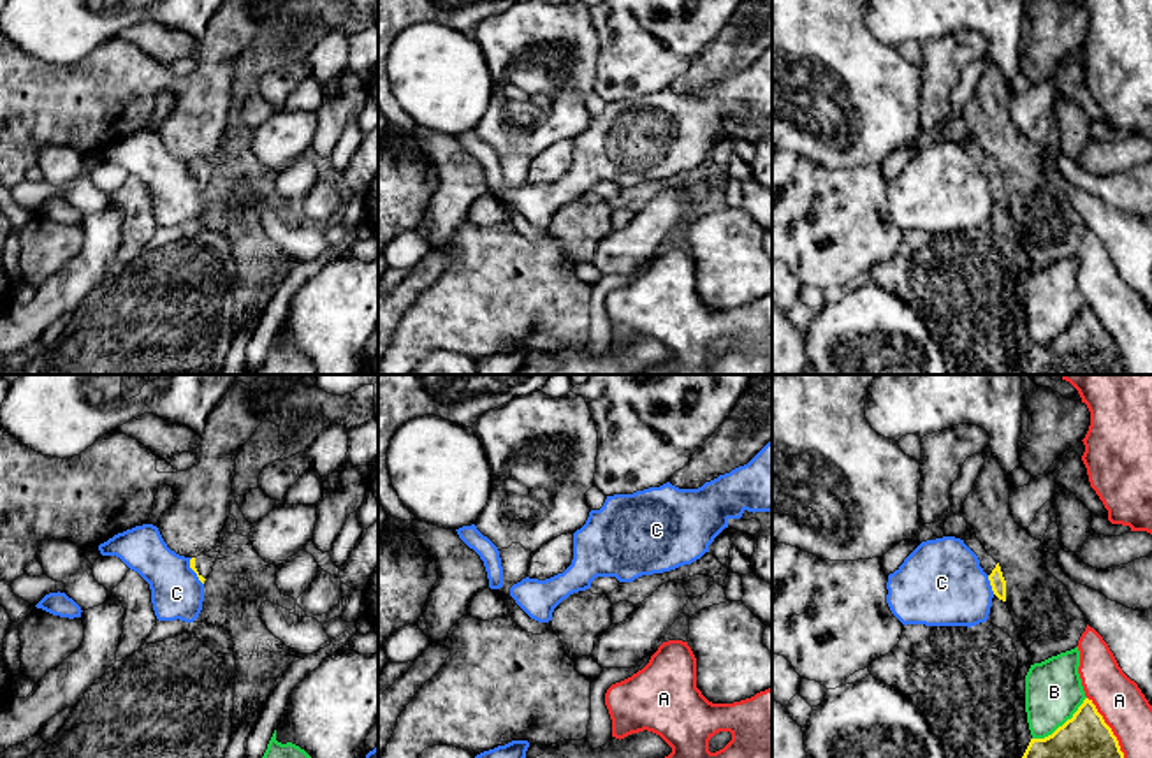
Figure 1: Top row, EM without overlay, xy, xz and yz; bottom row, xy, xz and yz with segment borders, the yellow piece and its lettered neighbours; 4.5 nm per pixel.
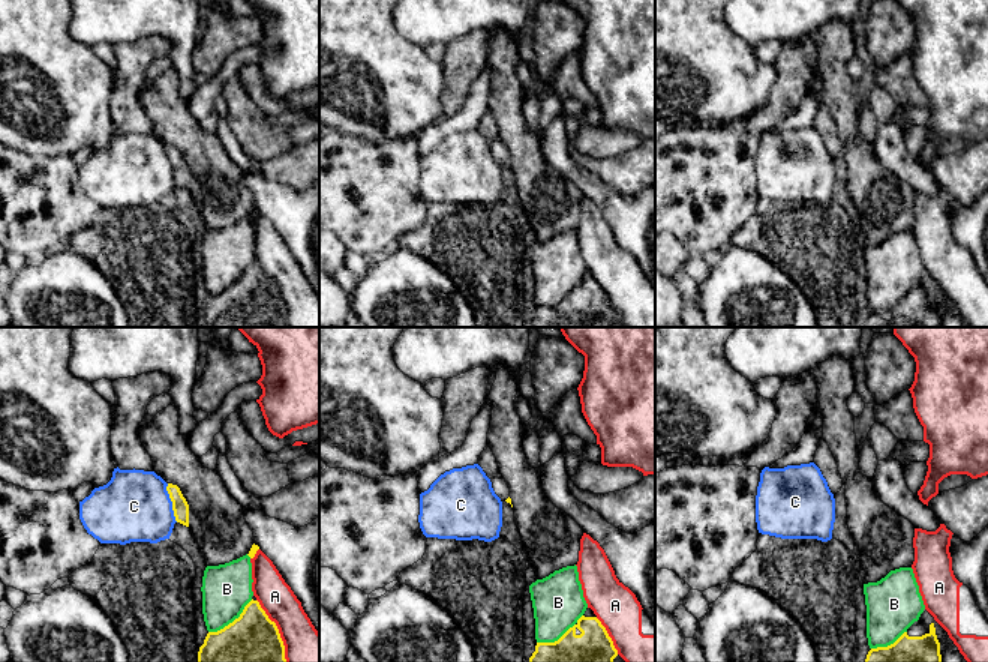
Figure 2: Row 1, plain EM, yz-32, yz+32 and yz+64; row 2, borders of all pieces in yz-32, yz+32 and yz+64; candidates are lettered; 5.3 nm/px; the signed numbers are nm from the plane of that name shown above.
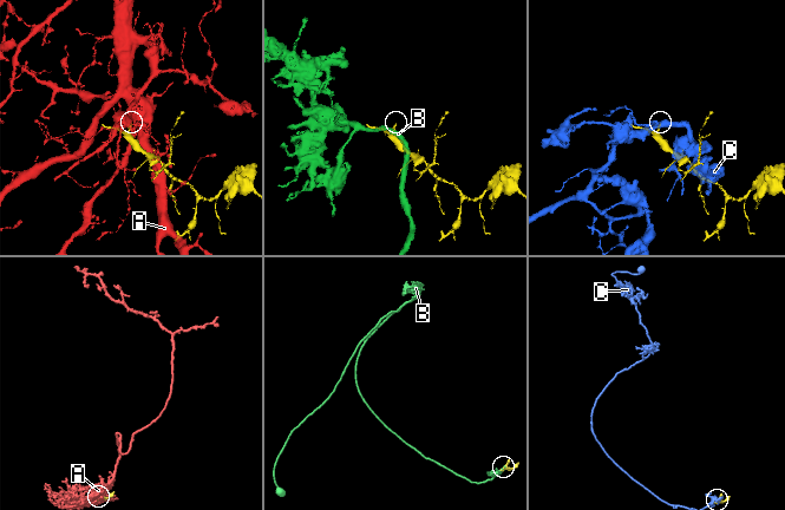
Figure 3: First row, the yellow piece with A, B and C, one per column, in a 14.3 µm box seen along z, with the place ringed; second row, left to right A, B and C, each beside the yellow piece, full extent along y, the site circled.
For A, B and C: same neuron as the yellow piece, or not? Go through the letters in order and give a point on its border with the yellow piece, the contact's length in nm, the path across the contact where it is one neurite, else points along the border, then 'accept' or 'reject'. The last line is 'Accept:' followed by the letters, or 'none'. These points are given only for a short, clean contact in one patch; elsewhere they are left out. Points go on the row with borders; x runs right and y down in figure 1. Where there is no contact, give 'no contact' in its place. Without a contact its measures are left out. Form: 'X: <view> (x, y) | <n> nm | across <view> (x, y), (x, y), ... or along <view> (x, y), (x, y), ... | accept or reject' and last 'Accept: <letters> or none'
A: yz (1108, 727) | 320 nm | reject
B: yz (1063, 725) | 320 nm | reject
C: yz (991, 584) | 90 nm | reject
Accept: none

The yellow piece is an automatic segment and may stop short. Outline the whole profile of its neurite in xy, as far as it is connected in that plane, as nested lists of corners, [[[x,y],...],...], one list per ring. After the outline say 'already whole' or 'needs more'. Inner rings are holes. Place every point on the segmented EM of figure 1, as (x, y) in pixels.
[[[223,529],[220,533],[218,543],[206,554],[190,559],[190,568],[197,573],[199,580],[204,584],[206,577],[213,572],[215,561],[220,554],[223,543]]] | needs more

